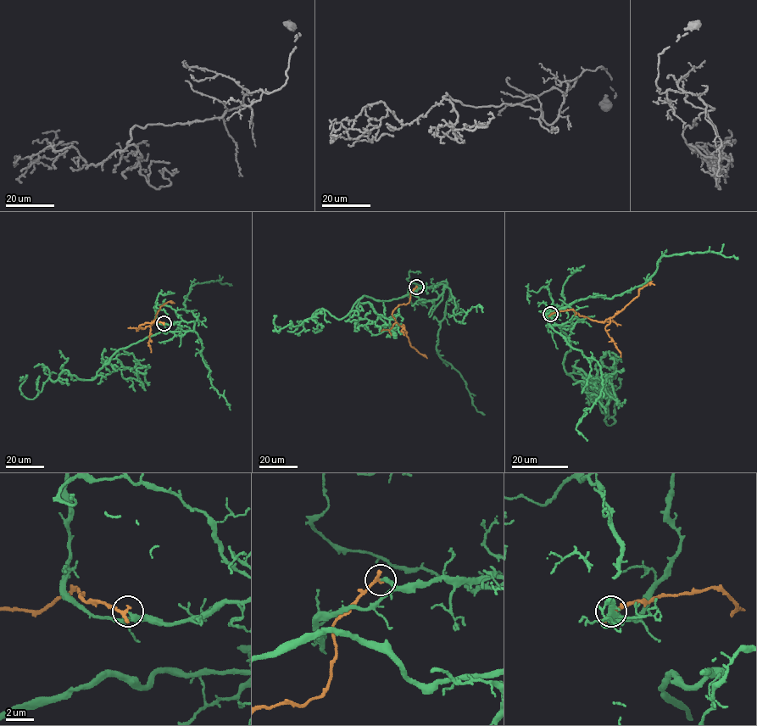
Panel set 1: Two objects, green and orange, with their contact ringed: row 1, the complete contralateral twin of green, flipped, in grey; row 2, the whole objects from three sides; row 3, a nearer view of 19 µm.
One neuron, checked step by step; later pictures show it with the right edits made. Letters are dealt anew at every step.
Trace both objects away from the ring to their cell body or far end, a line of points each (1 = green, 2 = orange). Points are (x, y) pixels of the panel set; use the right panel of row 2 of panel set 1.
1: (550, 315), (571, 326), (565, 371), (604, 396), (611, 425), (615, 393), (592, 393)
2: (550, 315), (573, 309), (576, 314), (603, 322), (622, 310), (648, 282), (654, 285)

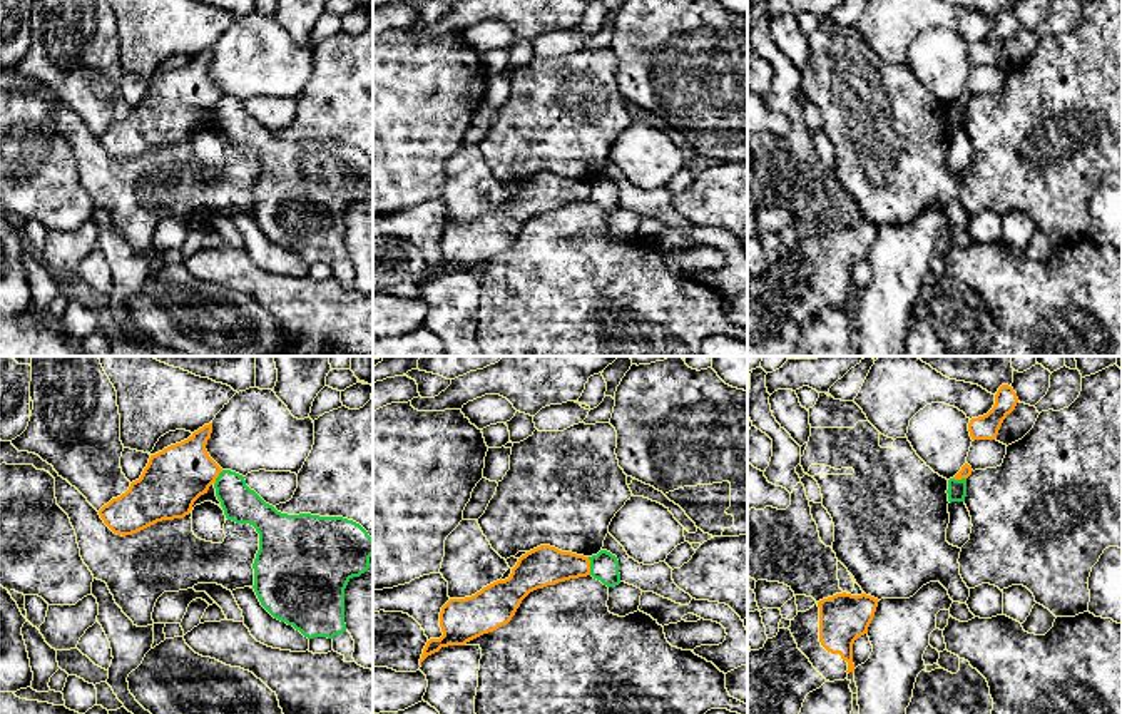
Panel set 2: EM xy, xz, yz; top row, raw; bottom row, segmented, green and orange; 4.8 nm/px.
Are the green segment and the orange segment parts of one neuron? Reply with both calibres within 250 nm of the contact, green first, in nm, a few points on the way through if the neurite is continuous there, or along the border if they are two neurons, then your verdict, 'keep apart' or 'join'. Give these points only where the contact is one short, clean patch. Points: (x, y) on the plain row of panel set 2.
calibres 140 and 190 nm; border xz (587, 183), (591, 199); keep apart

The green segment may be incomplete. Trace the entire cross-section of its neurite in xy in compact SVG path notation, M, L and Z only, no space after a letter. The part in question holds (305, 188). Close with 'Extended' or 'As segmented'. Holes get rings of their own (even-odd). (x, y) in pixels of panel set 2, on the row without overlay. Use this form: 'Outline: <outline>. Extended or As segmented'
Outline: M222 95L214 109L227 145L249 149L259 159L256 179L254 217L261 231L278 246L293 251L304 263L333 264L346 256L344 214L353 202L370 194L373 164L356 147L343 142L311 139L288 140L266 129L246 110L242 100Z. As segmented

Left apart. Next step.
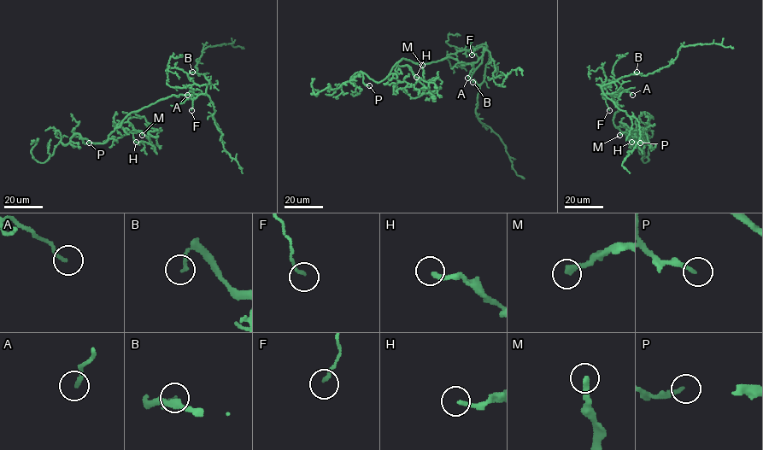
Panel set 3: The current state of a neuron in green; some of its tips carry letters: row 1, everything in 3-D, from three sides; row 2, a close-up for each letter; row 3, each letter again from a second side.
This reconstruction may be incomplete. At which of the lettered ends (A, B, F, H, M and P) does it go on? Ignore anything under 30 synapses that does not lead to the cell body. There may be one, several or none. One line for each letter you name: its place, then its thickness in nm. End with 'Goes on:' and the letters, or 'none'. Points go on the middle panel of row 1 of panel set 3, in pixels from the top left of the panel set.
Goes on: none

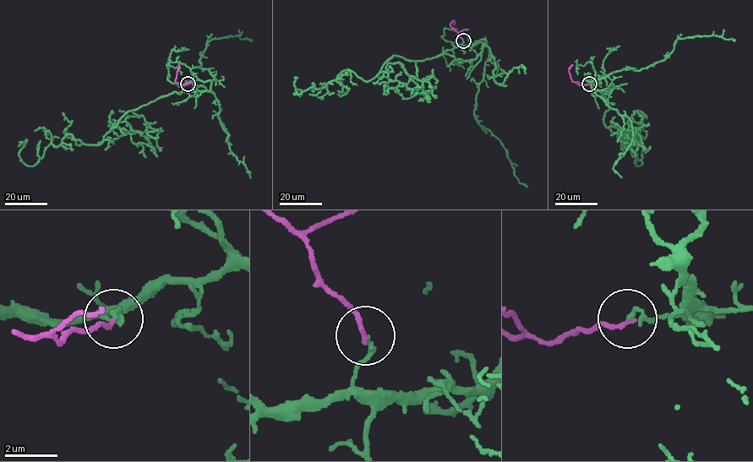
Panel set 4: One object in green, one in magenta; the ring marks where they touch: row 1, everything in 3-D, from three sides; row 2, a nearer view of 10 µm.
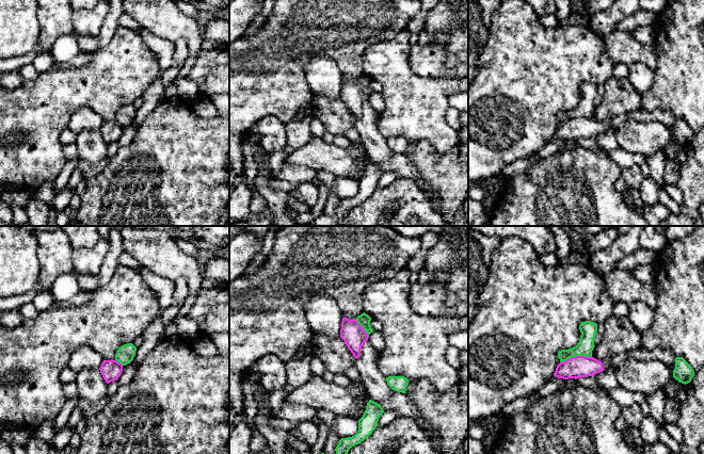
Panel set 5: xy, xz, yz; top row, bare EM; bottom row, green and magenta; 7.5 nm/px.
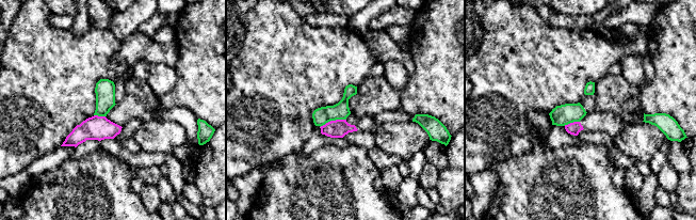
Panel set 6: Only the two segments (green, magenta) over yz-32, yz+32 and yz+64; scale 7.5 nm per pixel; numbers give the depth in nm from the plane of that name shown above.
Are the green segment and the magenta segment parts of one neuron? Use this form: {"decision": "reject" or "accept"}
{"decision": "reject"}

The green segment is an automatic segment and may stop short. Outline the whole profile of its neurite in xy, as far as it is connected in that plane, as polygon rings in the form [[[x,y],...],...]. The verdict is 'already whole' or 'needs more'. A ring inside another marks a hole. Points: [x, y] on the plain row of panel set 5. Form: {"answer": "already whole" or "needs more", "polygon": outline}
{"answer": "already whole", "polygon": [[[132,104],[122,107],[115,115],[115,121],[126,127],[133,121],[137,109]]]}

